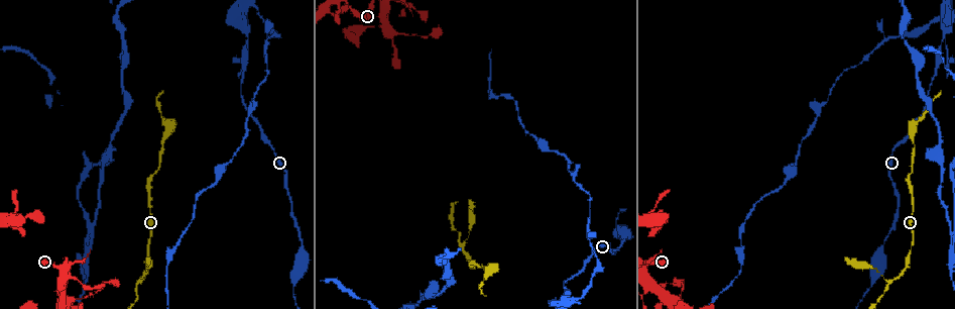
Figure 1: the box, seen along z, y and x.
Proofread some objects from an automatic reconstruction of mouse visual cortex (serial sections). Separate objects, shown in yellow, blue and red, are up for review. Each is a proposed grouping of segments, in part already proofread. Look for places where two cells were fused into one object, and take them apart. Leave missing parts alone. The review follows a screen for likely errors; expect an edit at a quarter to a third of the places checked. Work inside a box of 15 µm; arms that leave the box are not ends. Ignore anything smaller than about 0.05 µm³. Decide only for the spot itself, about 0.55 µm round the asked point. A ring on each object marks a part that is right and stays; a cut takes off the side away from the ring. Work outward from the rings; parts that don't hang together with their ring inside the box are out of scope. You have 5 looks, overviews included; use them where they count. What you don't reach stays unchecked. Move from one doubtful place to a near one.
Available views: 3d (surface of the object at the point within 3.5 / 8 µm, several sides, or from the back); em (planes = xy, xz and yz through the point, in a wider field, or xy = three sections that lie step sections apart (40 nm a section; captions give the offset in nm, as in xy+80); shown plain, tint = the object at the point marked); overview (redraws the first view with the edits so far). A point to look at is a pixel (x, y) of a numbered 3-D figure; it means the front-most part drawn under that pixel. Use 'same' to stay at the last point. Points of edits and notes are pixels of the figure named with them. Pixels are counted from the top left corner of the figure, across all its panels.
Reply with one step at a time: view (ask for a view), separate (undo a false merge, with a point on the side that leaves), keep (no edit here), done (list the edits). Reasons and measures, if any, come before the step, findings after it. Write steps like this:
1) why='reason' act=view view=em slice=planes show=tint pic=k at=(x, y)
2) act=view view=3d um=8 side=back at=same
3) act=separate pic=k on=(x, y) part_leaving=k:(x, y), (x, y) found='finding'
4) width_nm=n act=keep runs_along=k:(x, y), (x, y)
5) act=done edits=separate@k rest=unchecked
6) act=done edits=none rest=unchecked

why='branch point' act=view view=3d um=8 side=back pic=1 at=(891, 280)

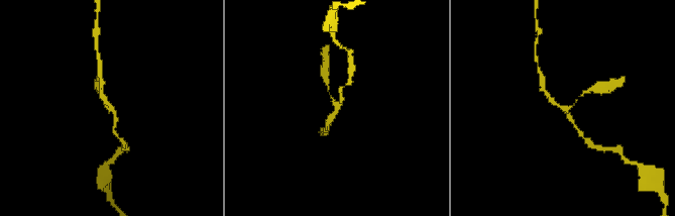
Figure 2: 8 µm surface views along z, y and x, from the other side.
why='zoom in' act=view view=3d um=3.5 pic=2 at=(564, 107)

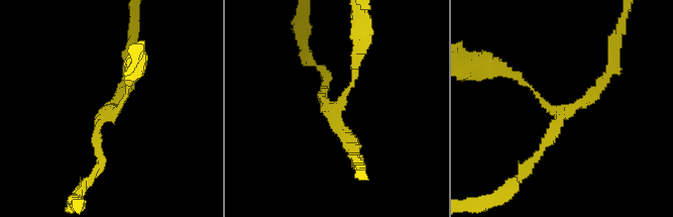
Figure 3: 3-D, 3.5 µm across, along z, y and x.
arms=3 arm_widths_nm=100,150,200 why='shape alone is not enough' act=view view=em slice=xy step=5 show=tint pic=3 at=(568, 108)

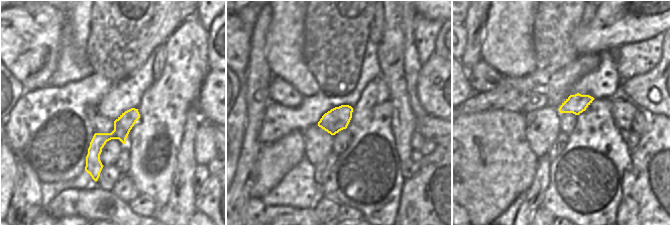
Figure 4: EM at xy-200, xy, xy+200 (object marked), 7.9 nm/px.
width_nm=190 act=keep runs_along=4:(135, 111), (95, 148), (89, 170) found='all the same cell'

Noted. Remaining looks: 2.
why='thick turns thin' act=view view=3d um=3.5 pic=1 at=(386, 29)

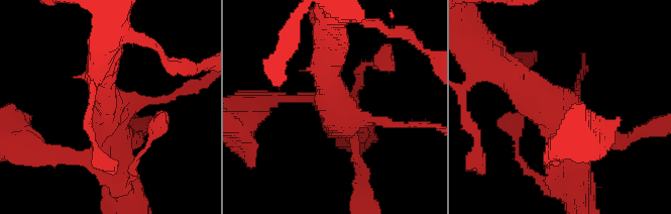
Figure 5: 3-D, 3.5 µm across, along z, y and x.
act=view view=em slice=xy step=3 show=tint pic=5 at=(335, 105)

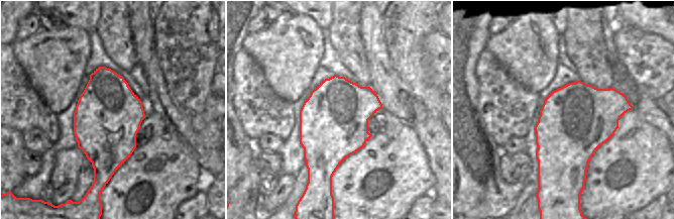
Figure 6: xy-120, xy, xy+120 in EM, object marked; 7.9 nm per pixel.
act=keep runs_along=5:(327, 49), (337, 109), (396, 124) found='one cell here'

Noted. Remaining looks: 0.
act=done edits=none rest=unchecked

